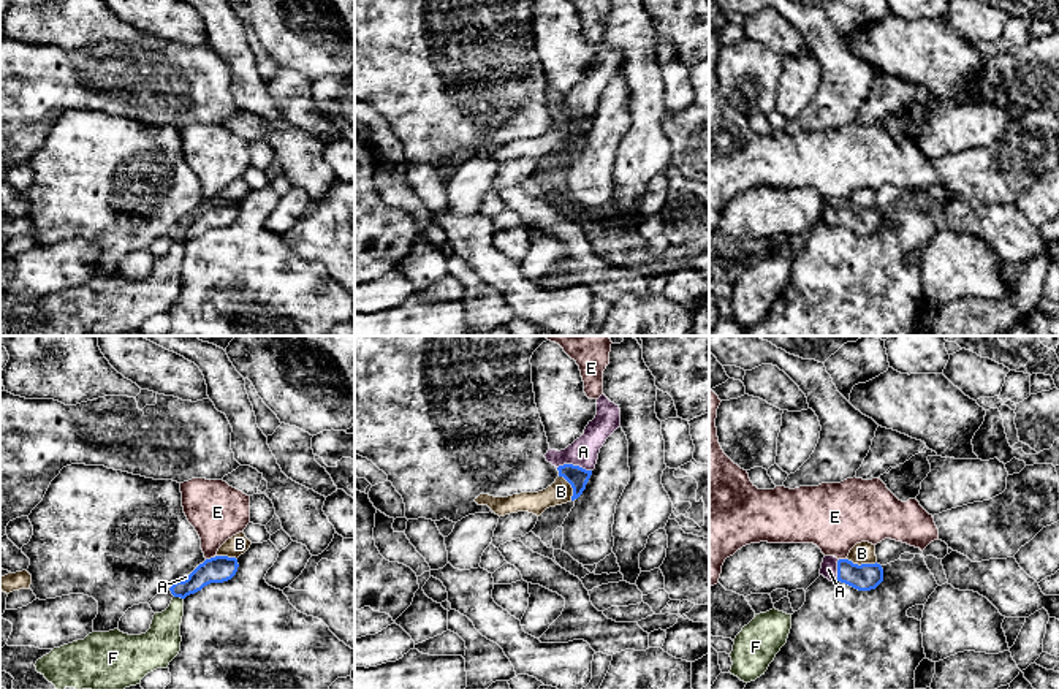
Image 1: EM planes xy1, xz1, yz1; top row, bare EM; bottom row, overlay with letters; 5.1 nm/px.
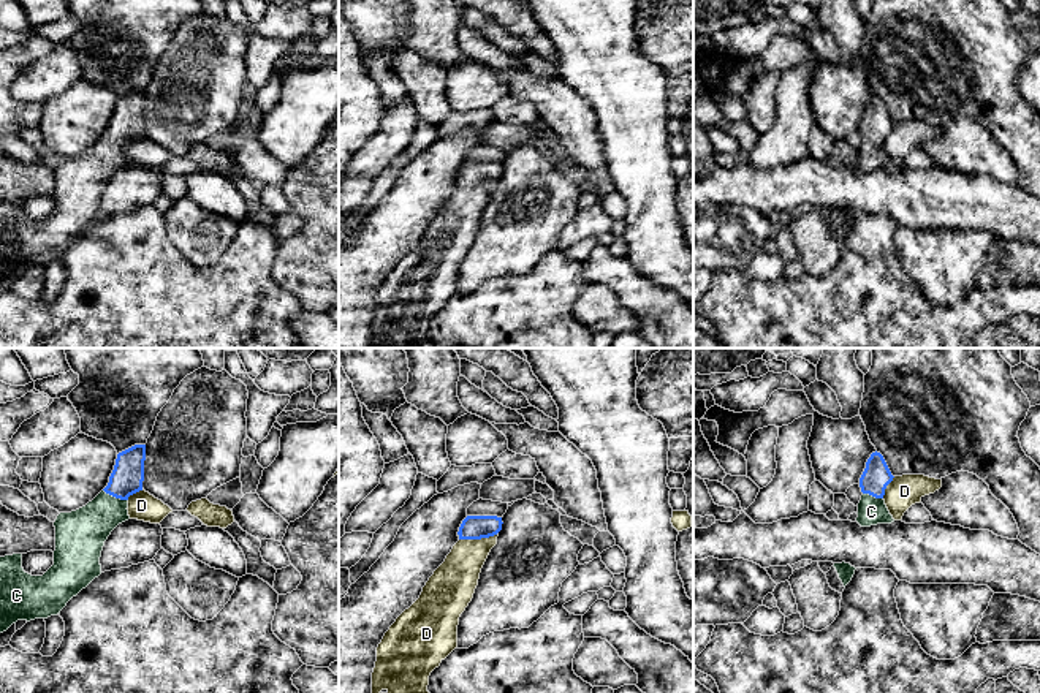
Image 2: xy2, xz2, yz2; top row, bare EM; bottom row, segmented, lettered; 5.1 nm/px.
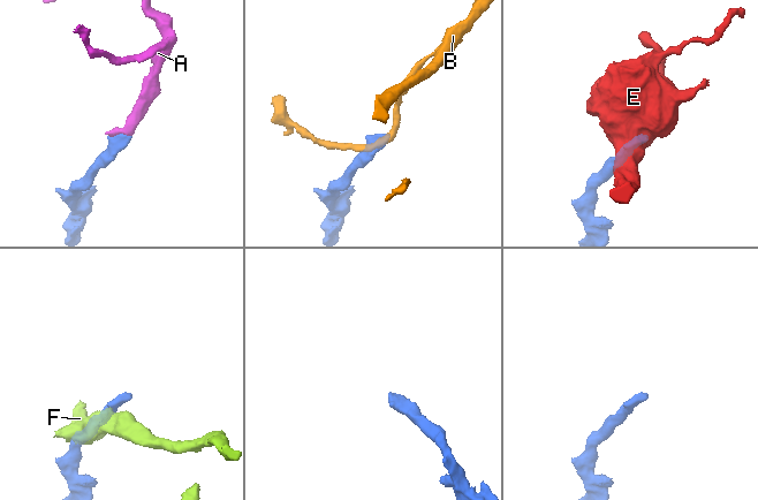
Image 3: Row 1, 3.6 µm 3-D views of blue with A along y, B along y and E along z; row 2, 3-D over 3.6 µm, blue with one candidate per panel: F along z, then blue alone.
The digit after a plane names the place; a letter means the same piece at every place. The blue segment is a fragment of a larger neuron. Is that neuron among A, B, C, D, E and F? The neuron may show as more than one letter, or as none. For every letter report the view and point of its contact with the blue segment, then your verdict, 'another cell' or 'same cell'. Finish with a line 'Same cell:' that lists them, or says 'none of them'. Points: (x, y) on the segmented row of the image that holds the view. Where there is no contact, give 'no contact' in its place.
A: xz1 (575, 466) | same cell
B: yz1 (861, 564) | another cell
C: xy2 (116, 497) | same cell
D: xz2 (478, 538) | another cell
E: xy1 (211, 558) | another cell
F: xy1 (179, 596) | another cell
Same cell: A, C

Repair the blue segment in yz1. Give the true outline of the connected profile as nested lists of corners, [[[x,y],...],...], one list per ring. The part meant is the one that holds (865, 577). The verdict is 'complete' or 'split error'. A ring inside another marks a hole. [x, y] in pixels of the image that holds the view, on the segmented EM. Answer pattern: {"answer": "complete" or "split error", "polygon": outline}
{"answer": "split error", "polygon": [[[825,556],[820,575],[829,581],[845,583],[858,591],[875,589],[883,581],[883,569],[880,564],[853,564],[848,559]]]}

